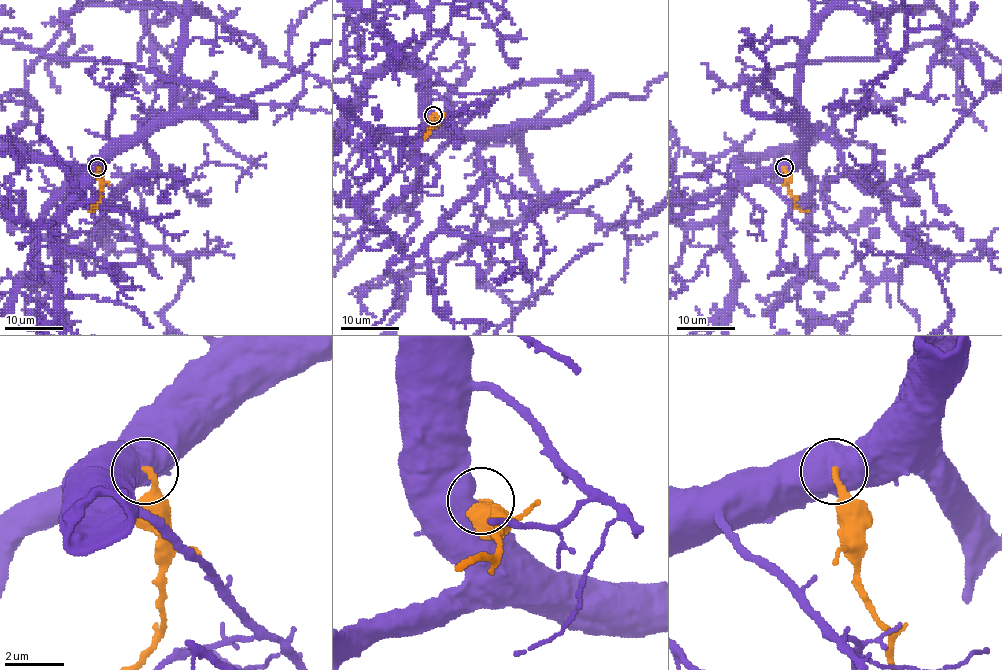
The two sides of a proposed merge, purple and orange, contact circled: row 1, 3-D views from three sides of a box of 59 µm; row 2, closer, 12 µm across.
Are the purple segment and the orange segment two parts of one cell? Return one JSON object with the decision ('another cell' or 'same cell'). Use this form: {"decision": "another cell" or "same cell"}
{"decision": "another cell"}

